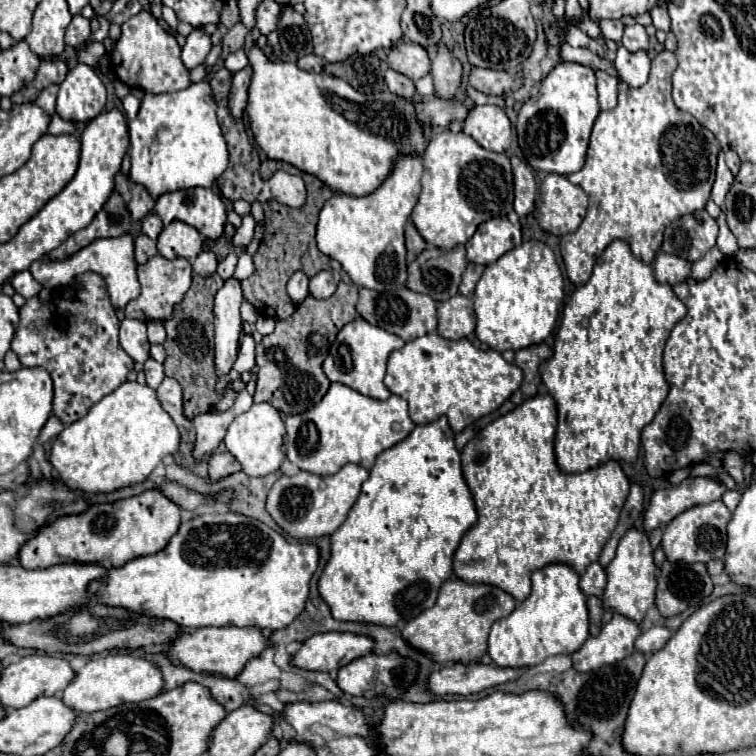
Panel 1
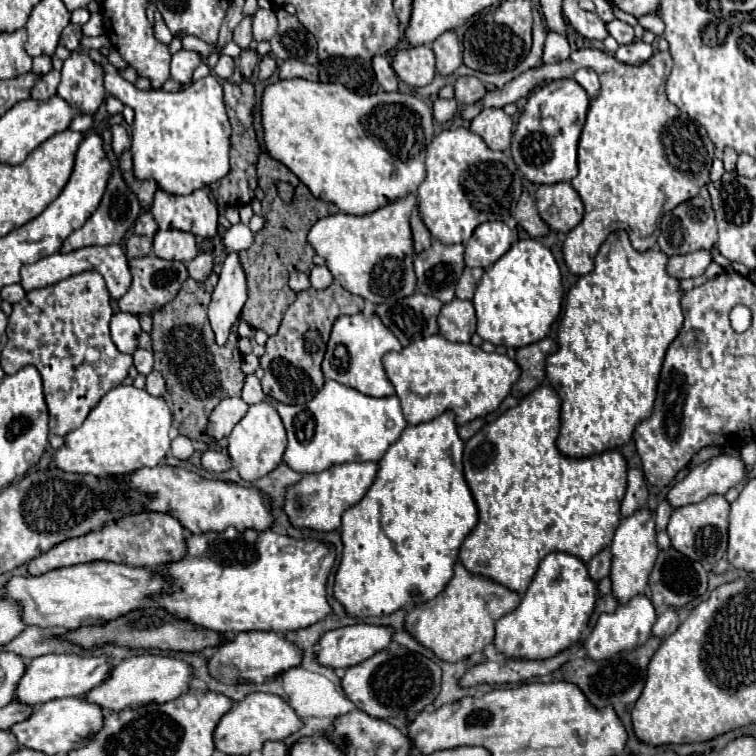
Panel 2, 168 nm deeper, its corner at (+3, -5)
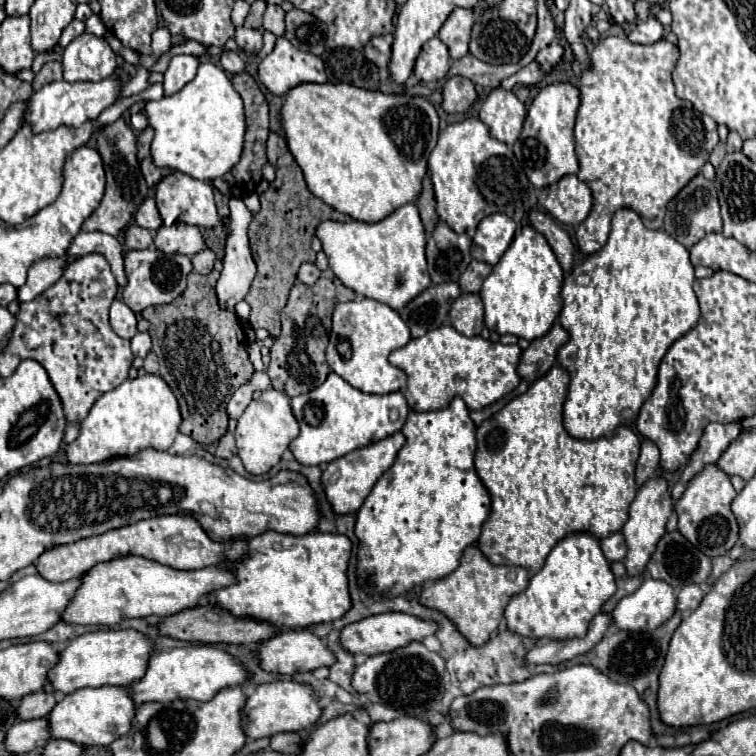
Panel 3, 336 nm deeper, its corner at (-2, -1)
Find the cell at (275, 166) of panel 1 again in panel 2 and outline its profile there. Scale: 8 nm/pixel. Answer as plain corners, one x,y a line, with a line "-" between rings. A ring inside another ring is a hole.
266,152
260,154
258,160
258,184
266,192
260,210
260,214
264,216
264,228
254,234
254,244
248,250
240,252
246,280
248,280
248,300
242,308
242,320
252,328
264,330
268,336
272,336
278,332
286,308
296,298
296,292
288,288
290,272
302,270
310,274
314,266
312,264
314,248
306,240
310,226
314,226
314,222
318,222
324,216
336,214
338,208
334,204
314,198
310,190
284,164
270,158
270,154
-
276,182
288,182
290,186
294,186
294,198
290,204
284,204
284,200
276,194

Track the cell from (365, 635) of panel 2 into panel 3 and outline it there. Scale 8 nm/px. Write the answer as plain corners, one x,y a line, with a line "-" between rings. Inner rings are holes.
387,612
387,614
369,616
369,618
363,618
359,622
353,622
349,626
345,626
341,630
339,642
343,642
343,648
351,650
351,654
373,656
373,654
393,652
395,648
407,646
413,640
423,640
425,636
435,634
435,630
437,630
437,626
433,622
425,622
421,618
415,618
415,616
403,614
403,612

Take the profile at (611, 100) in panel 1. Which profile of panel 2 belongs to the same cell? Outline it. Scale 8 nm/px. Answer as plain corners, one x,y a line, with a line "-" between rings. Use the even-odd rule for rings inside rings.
580,68
580,70
576,70
574,80
576,80
584,90
586,90
586,94
588,94
588,96
598,94
598,90
600,90
598,74
596,74
594,70
590,70
590,68

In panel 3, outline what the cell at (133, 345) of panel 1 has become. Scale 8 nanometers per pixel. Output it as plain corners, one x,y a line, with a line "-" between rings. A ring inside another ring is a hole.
115,300
111,306
111,328
117,336
131,340
137,334
137,318
129,306

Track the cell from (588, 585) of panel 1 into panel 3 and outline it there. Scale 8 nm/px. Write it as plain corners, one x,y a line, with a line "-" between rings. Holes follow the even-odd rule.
615,532
613,536
607,536
607,538
599,540
599,544
601,544
601,550
603,550
603,554
609,562
621,562
625,558
627,548
625,548
621,532

